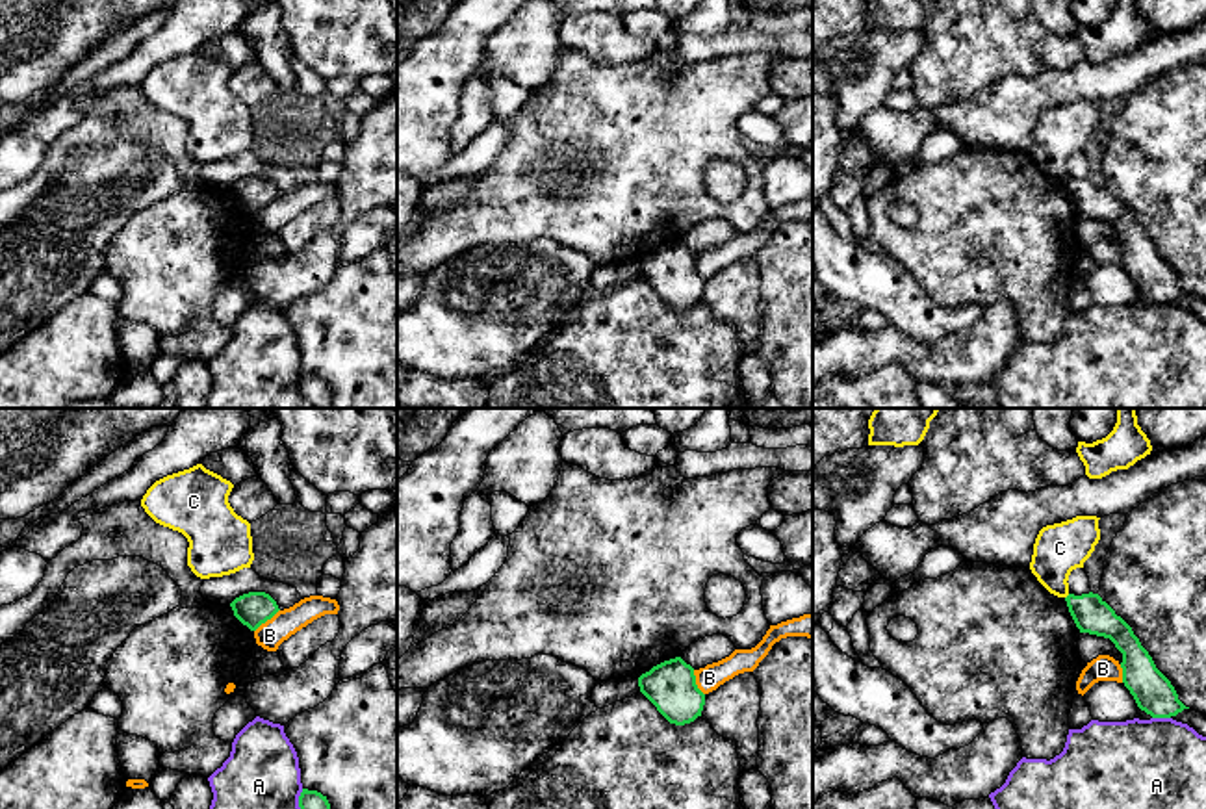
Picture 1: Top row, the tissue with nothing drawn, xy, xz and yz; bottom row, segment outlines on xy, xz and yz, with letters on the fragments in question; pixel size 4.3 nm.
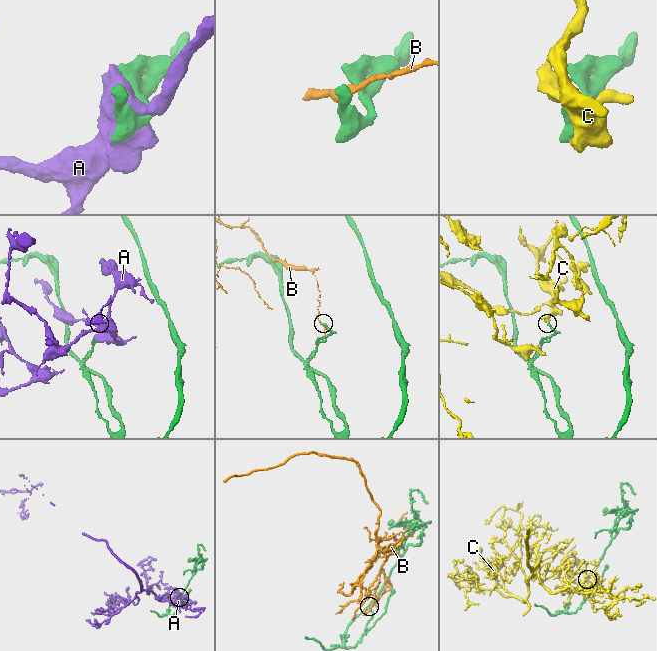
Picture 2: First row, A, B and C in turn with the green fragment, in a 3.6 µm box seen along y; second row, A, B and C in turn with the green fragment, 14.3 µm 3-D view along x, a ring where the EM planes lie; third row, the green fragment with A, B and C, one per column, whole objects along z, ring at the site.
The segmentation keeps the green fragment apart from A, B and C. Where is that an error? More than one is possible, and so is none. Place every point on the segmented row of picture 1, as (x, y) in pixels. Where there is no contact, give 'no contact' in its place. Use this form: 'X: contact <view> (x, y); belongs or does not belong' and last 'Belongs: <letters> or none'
A: contact yz (1162, 717); does not belong
B: contact xy (266, 620); does not belong
C: contact yz (1067, 596); does not belong
Belongs: none

